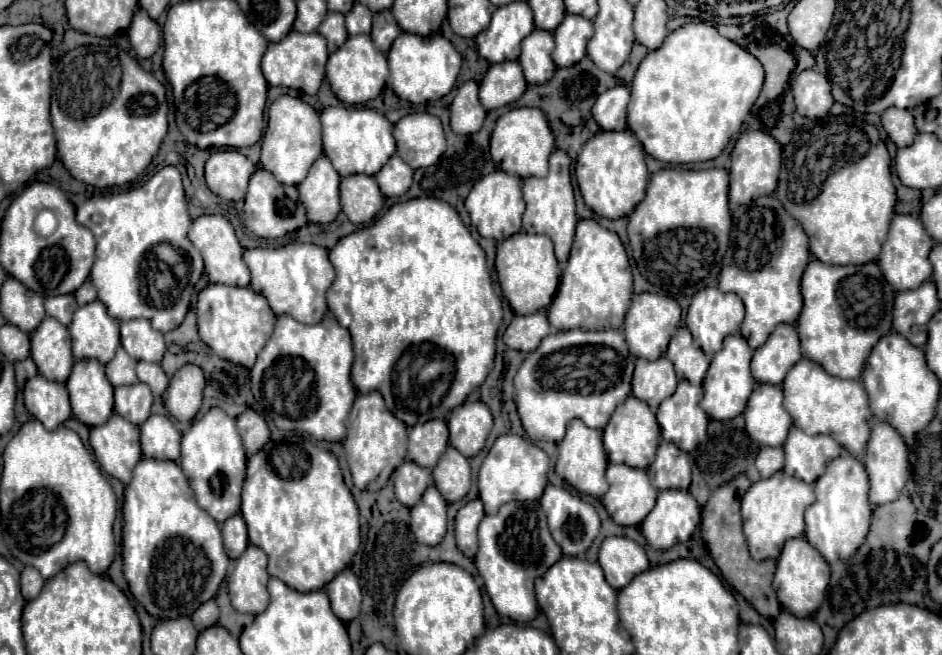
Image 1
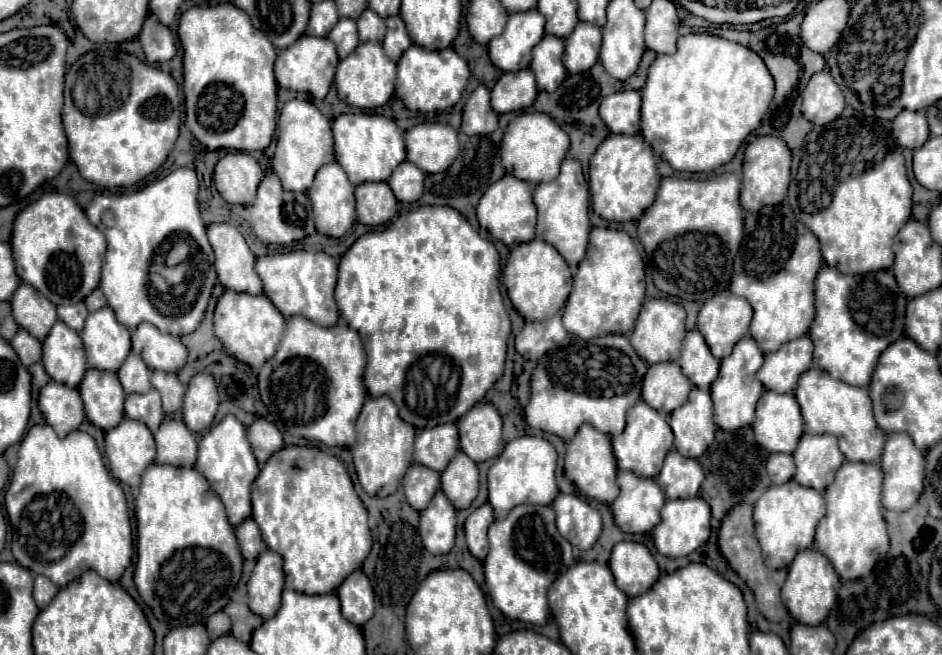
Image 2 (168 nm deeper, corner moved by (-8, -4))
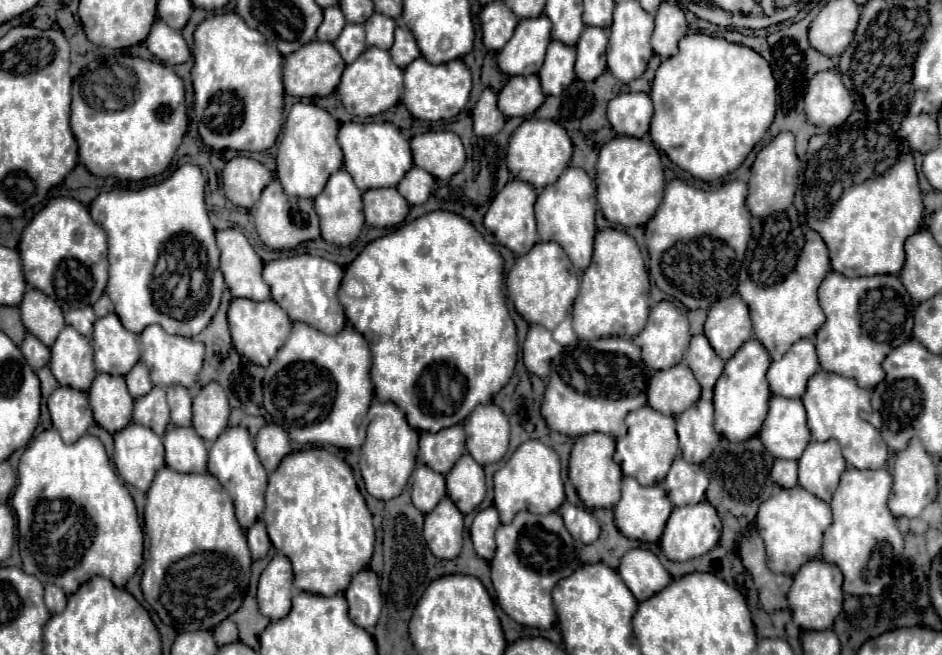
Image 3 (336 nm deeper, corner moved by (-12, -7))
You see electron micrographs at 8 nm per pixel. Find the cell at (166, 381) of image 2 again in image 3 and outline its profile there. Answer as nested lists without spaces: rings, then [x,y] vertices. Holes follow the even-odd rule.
[[[172,385],[166,387],[168,393],[168,407],[170,407],[170,421],[178,427],[188,427],[192,421],[192,395],[186,387]]]

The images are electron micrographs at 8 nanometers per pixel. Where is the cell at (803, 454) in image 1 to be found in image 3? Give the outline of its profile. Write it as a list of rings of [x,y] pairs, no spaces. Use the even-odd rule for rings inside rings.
[[[836,439],[824,443],[810,441],[802,459],[798,461],[798,483],[806,491],[830,503],[844,469],[846,461]]]

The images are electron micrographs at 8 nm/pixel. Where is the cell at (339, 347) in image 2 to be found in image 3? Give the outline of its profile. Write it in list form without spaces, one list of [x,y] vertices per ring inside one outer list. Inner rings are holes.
[[[294,323],[292,333],[284,347],[276,353],[276,359],[266,369],[264,375],[264,409],[272,415],[274,423],[280,423],[290,439],[298,443],[318,443],[334,445],[345,451],[360,448],[366,438],[367,424],[362,425],[370,407],[374,391],[370,381],[372,355],[362,333],[352,325],[346,325],[336,335],[324,335],[306,323]]]

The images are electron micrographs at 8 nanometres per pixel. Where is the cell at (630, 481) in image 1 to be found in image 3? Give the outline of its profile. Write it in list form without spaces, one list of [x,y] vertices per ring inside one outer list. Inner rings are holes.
[[[632,477],[622,479],[622,499],[614,507],[616,527],[620,529],[622,535],[626,535],[630,539],[654,543],[660,539],[660,535],[664,531],[664,523],[668,521],[670,513],[672,513],[672,501],[668,499],[668,493],[664,491],[662,485],[644,487],[640,483],[636,483],[636,479],[632,479]]]

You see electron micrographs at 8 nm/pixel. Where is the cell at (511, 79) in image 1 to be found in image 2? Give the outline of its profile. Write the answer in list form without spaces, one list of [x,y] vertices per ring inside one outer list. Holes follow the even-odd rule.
[[[530,68],[520,72],[504,72],[492,88],[492,108],[498,114],[524,110],[534,104],[536,96],[538,88]]]

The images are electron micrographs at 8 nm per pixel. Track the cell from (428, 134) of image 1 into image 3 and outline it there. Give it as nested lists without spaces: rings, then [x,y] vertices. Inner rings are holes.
[[[426,131],[412,141],[414,165],[424,167],[438,179],[448,179],[466,163],[466,153],[460,137],[452,131]]]

